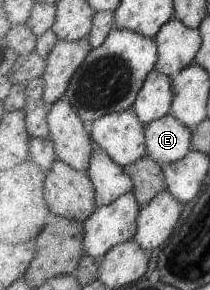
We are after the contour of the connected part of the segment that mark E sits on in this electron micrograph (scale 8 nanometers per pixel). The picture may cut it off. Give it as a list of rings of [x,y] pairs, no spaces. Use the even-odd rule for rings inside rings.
[[[166,115],[145,128],[147,154],[162,166],[181,161],[193,150],[193,132],[179,118]]]

